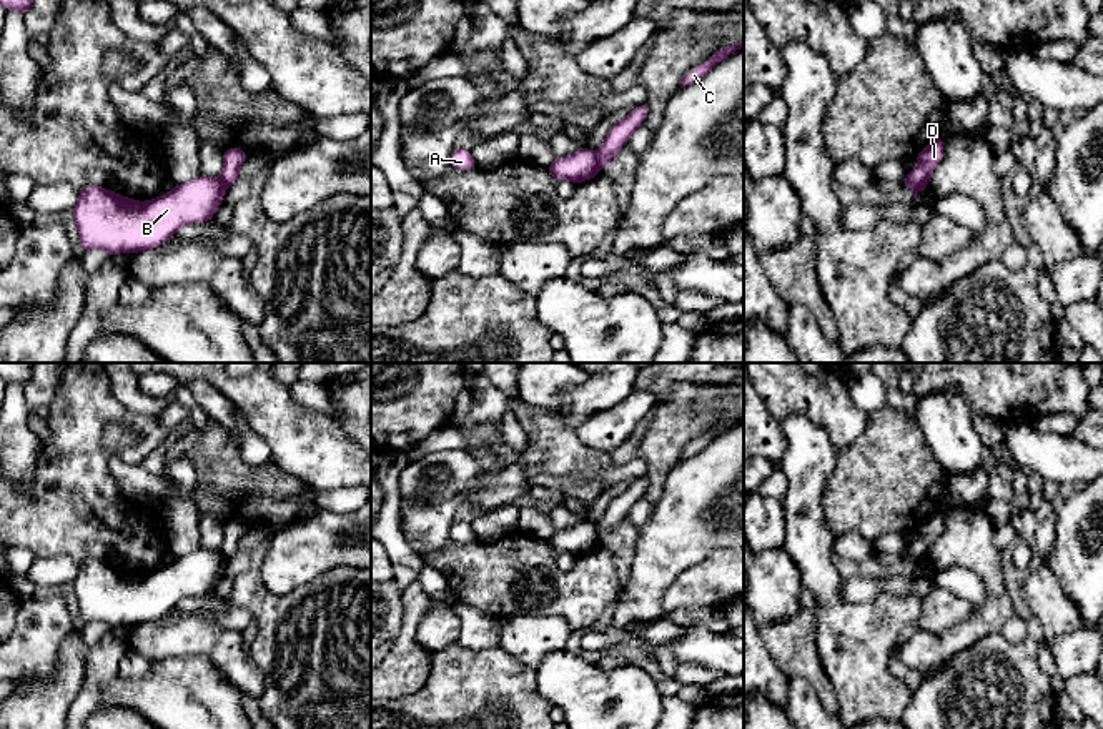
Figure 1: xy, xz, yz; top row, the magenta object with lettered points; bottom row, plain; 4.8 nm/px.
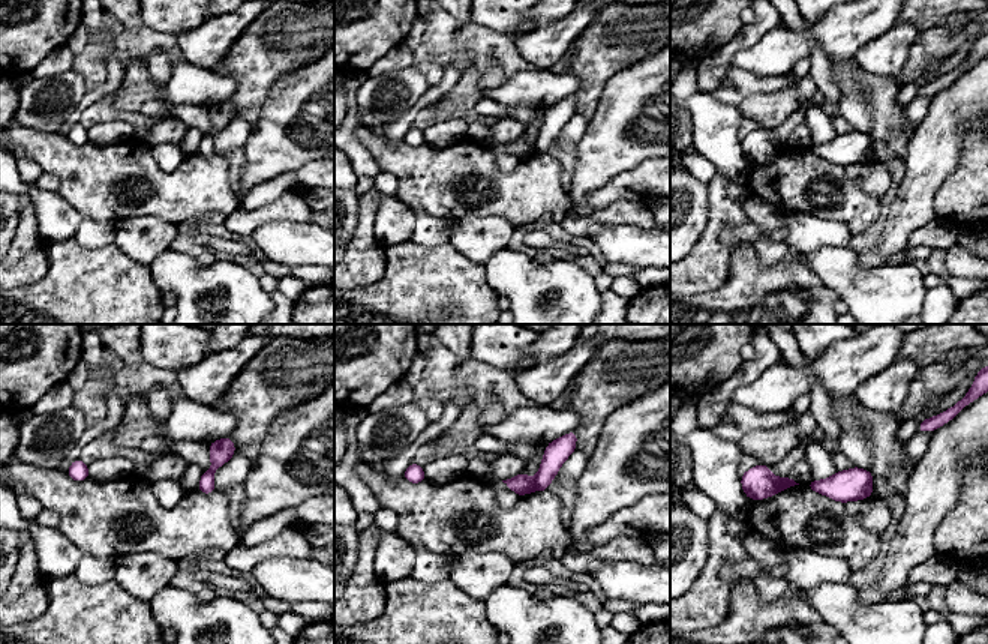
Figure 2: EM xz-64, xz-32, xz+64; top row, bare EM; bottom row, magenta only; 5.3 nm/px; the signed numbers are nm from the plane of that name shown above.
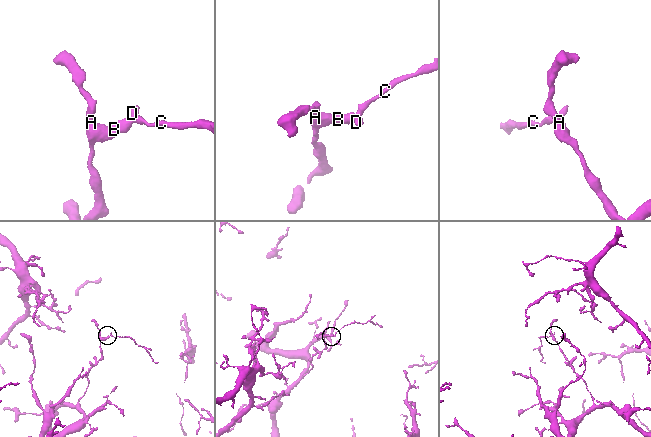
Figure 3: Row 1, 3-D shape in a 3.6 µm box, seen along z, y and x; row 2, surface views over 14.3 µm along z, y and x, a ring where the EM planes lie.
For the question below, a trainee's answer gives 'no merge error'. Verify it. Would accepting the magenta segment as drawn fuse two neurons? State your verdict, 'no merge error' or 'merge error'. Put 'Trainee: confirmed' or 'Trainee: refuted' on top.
Trainee: refuted
merge error

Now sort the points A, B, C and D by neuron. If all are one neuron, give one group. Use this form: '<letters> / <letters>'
A B / C D

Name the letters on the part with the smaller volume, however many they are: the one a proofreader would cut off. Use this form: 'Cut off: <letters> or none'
Cut off: C, D

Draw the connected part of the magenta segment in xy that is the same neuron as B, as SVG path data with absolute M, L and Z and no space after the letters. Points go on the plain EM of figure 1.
M205 548L148 574L87 558L72 584L80 624L98 621L113 629L158 621L183 598L213 593L225 564L220 551Z

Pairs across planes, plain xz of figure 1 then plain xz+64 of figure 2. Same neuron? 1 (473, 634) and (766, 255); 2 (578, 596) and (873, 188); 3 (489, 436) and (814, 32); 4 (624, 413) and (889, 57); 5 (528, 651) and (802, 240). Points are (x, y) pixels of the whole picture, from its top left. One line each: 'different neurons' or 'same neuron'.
1: same neuron
2: different neurons
3: same neuron
4: same neuron
5: same neuron

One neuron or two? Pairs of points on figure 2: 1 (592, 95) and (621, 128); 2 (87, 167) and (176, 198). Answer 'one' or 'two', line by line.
1: two
2: one

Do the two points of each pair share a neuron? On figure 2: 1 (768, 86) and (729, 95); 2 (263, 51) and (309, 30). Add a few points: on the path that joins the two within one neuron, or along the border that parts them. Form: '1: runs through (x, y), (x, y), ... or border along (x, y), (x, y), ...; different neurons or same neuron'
1: runs through (759, 86), (744, 86), (738, 92); same neuron
2: runs through (275, 44), (287, 35), (297, 33); same neuron

